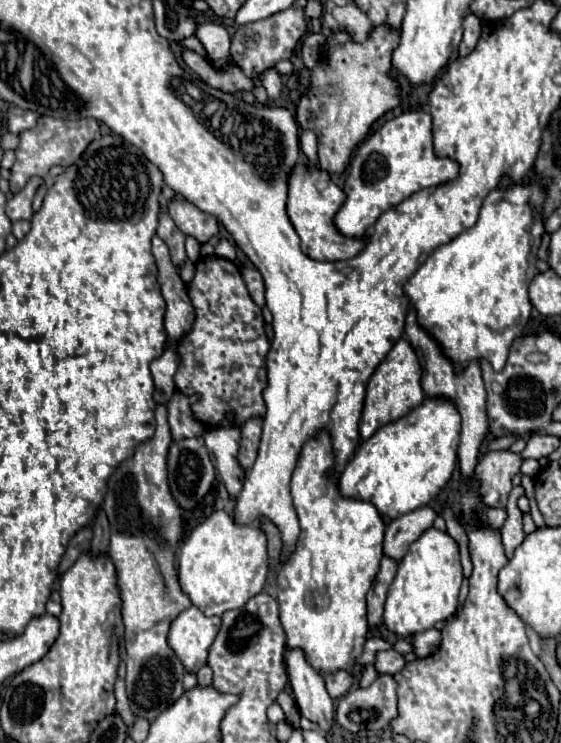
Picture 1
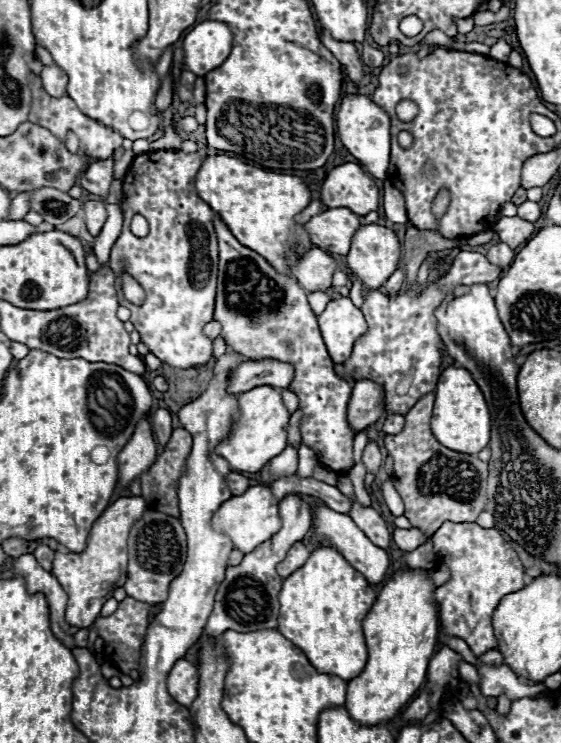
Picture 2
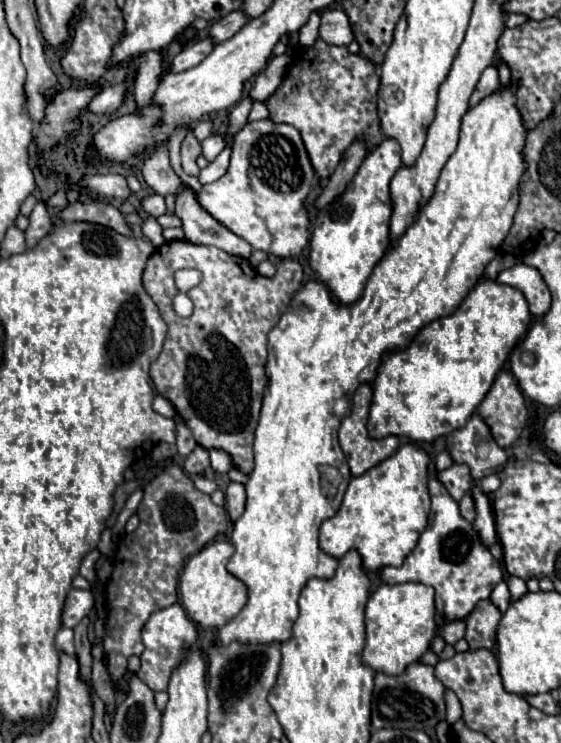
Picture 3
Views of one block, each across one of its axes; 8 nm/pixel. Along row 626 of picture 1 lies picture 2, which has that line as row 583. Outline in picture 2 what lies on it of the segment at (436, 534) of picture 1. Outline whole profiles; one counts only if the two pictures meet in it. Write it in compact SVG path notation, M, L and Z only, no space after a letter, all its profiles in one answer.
M408 568L408 570L396 572L386 582L382 592L378 594L372 610L368 612L362 624L364 624L364 636L366 636L366 646L368 646L368 662L366 662L364 672L358 678L352 678L348 682L344 708L348 710L354 722L364 724L364 726L376 726L382 722L386 724L394 716L398 716L398 712L402 712L400 708L404 708L412 700L412 696L420 690L420 686L426 682L428 662L436 648L438 628L440 628L438 606L434 602L434 584L428 578L426 570Z

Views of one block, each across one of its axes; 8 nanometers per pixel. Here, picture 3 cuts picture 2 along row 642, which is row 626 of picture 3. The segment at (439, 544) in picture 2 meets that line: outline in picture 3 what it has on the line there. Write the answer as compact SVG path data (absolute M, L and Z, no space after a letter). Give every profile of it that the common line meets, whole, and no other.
M482 600L474 612L464 620L466 622L466 640L472 650L476 648L492 648L492 638L496 634L496 626L500 622L500 610L490 602Z

